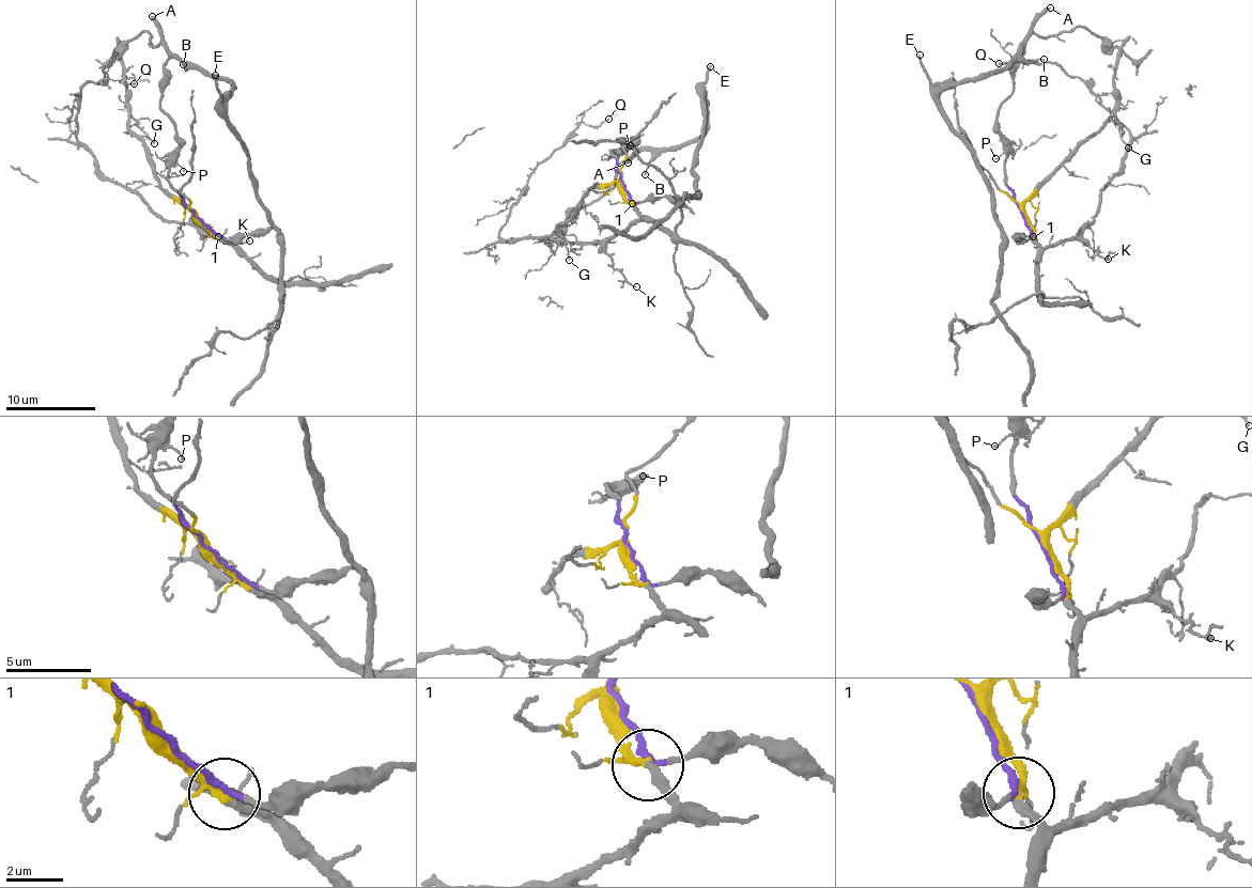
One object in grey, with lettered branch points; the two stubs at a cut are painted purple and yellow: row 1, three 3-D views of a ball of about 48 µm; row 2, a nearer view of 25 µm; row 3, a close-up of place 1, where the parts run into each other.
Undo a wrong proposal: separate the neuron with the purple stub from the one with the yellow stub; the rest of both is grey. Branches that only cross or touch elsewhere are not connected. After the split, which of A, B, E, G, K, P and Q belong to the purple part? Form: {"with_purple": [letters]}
{"with_purple": ["A", "B", "E", "P"]}

